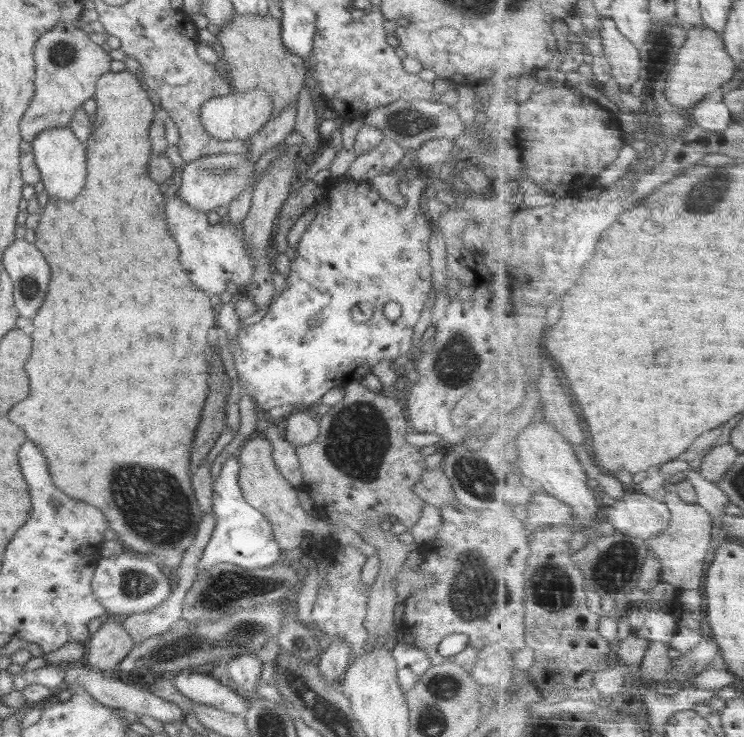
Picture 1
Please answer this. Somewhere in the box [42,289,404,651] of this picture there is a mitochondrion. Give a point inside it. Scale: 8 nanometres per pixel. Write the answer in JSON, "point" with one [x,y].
{"point":[156,513]}

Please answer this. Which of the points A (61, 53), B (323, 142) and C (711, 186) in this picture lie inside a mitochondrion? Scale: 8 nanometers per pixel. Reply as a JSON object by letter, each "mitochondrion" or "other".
{"A":"mitochondrion","B":"other","C":"mitochondrion"}

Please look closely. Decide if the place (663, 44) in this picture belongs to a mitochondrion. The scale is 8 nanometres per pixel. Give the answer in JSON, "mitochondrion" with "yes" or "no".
{"mitochondrion":"yes"}

